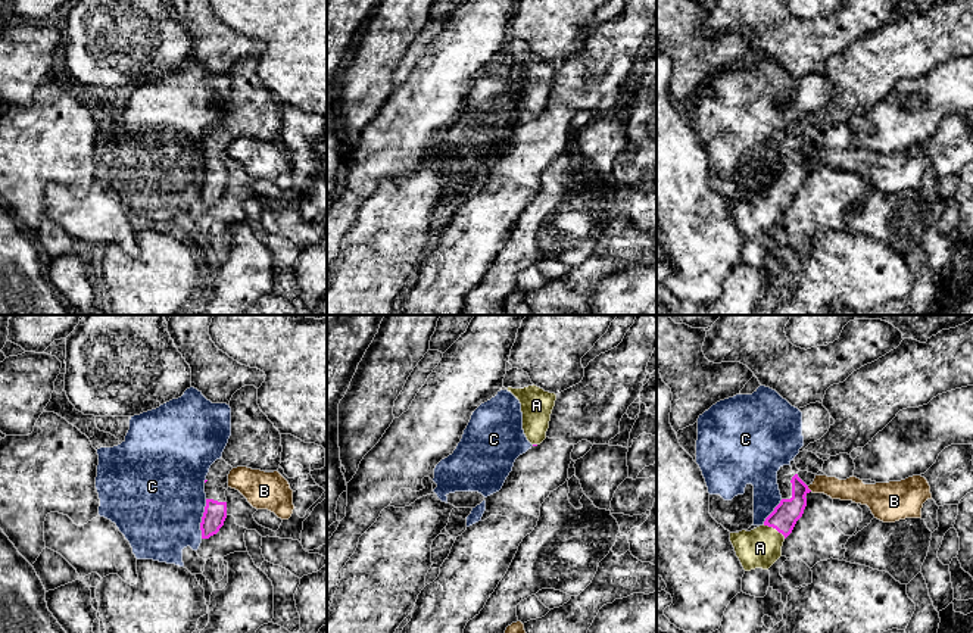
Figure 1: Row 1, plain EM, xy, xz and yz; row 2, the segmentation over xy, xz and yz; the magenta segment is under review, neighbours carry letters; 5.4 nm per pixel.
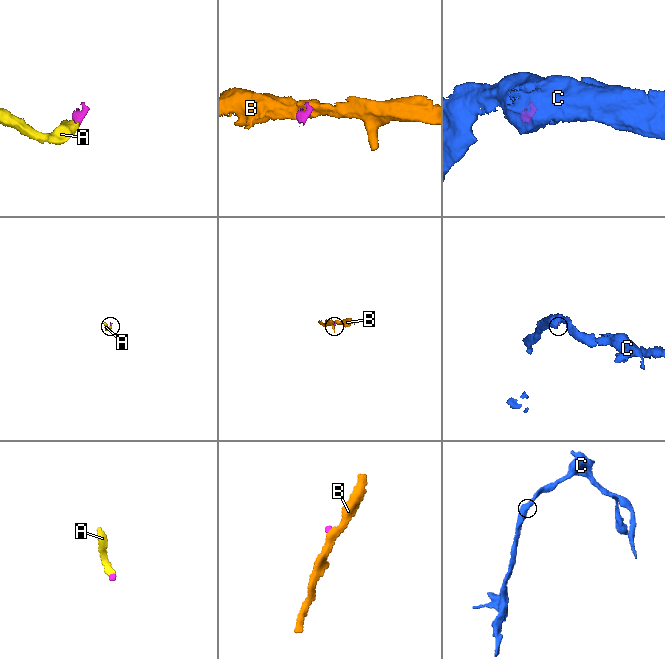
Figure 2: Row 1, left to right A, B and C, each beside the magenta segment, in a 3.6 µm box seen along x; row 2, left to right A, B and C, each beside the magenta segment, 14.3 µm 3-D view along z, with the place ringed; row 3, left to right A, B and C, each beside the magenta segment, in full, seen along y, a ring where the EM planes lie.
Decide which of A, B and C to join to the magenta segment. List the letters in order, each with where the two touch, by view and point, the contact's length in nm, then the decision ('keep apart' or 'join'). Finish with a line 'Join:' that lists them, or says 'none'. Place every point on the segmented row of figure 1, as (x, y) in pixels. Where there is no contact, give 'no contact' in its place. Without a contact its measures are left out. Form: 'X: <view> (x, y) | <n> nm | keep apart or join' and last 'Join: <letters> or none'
A: yz (775, 527) | 150 nm | join
B: yz (808, 489) | 40 nm | keep apart
C: xy (202, 518) | 220 nm | keep apart
Join: A

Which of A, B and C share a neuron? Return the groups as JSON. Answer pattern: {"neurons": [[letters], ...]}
{"neurons": [["A"], ["B"], ["C"]]}

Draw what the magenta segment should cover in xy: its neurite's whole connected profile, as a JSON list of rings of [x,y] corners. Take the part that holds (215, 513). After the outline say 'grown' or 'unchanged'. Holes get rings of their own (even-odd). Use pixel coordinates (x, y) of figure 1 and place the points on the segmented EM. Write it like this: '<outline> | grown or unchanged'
[[[255,386],[241,387],[233,395],[228,405],[231,408],[231,436],[222,456],[210,465],[206,475],[206,506],[200,523],[202,539],[209,539],[224,526],[227,518],[225,490],[228,489],[228,474],[233,468],[247,467],[261,471],[277,471],[281,464],[281,434],[261,411],[258,405],[258,389]]] | grown

